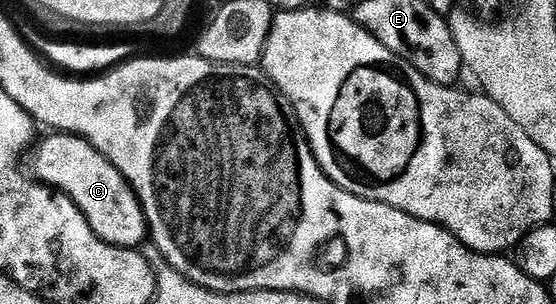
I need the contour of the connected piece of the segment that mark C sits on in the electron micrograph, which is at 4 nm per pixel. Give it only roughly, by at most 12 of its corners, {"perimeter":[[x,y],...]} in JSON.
{"perimeter":[[49,134],[32,175],[72,198],[103,242],[147,240],[121,171],[82,136]]}

